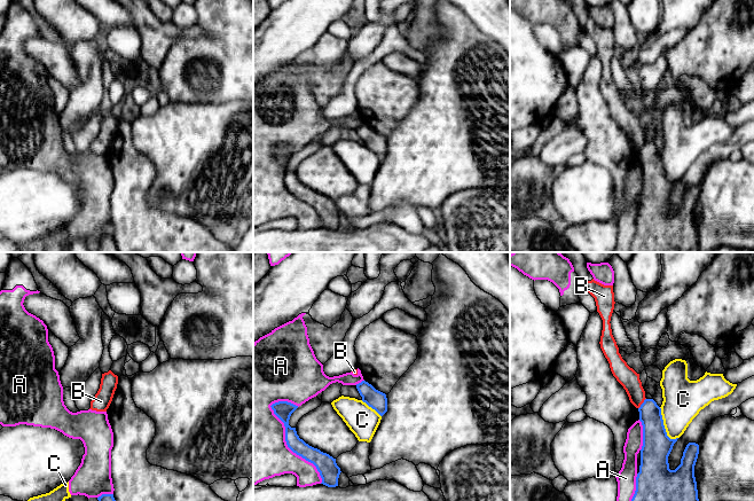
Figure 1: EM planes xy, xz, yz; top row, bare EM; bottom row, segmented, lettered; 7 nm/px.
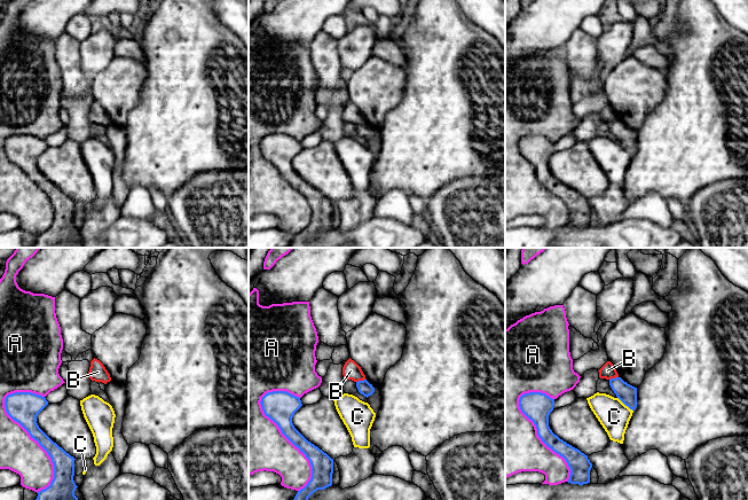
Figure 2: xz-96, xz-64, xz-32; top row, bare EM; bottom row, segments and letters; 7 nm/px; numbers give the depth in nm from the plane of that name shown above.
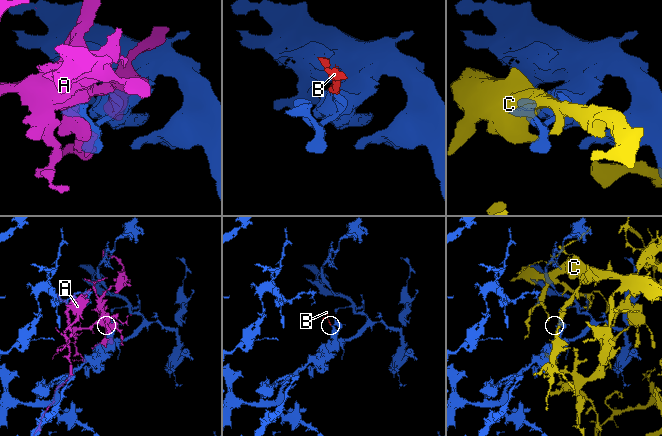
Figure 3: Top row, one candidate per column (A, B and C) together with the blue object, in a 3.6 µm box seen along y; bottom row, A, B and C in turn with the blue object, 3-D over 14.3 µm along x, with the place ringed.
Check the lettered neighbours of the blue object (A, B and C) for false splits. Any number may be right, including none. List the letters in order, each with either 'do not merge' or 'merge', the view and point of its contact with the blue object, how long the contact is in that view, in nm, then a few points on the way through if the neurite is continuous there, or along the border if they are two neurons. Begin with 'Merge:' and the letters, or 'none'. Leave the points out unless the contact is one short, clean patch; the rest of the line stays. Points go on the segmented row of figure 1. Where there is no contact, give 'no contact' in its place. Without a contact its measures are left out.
Merge: none
A: do not merge | xz (288, 446) | 650 nm
B: do not merge | yz (642, 404) | 90 nm | along yz (645, 398), (638, 408)
C: do not merge | yz (664, 427) | 260 nm

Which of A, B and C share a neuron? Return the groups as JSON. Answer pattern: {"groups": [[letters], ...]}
{"groups": [["A"], ["B"], ["C"]]}

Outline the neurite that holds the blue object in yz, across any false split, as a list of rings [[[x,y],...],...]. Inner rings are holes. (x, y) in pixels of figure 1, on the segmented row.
[[[645,399],[638,412],[643,425],[643,446],[631,501],[699,501],[694,477],[699,445],[689,443],[681,464],[670,470],[668,456],[678,438],[667,436],[661,408],[653,399]]]

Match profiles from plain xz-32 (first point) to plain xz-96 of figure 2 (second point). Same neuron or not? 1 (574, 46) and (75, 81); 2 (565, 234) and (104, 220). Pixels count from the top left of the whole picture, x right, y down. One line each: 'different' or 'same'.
1: same
2: different

